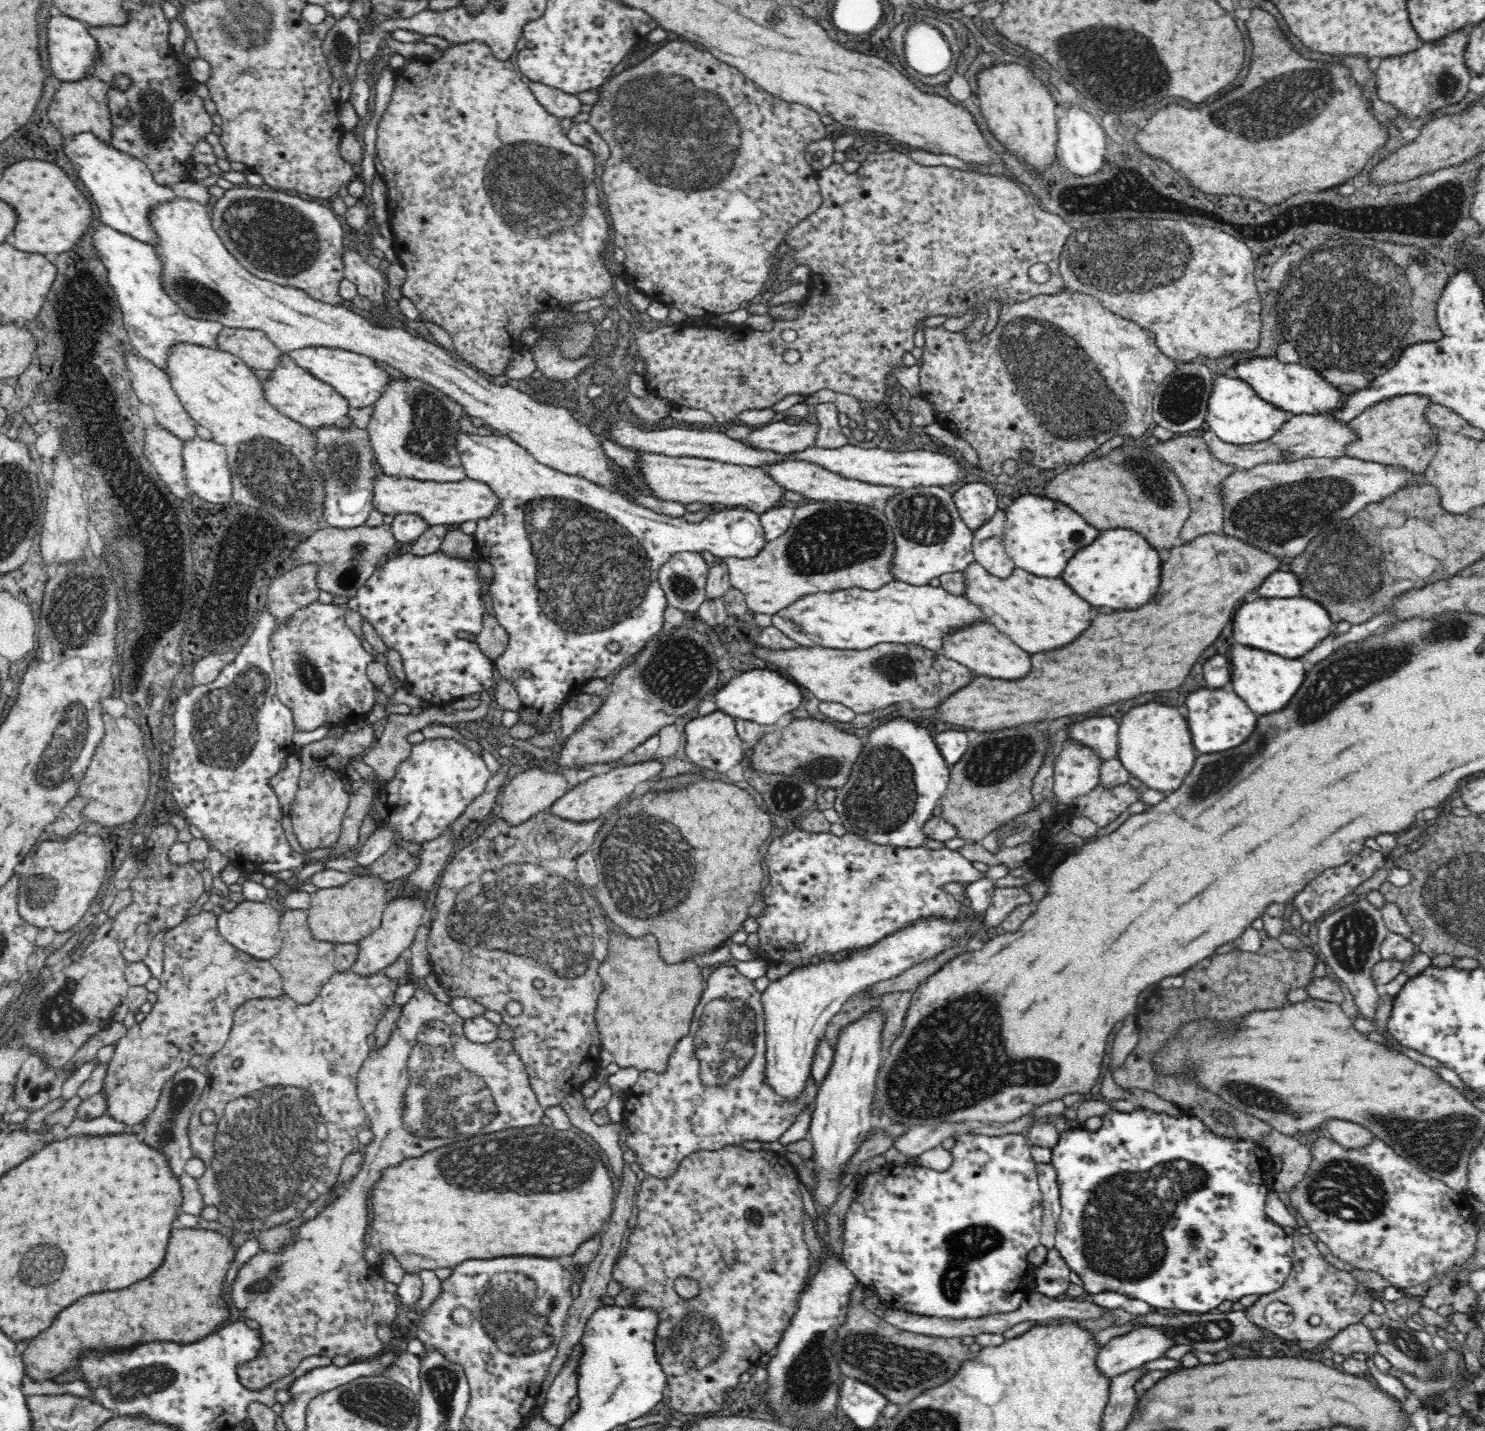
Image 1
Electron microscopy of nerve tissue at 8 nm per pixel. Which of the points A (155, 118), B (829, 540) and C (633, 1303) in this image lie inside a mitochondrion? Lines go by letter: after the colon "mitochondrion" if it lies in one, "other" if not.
A: mitochondrion
B: mitochondrion
C: other

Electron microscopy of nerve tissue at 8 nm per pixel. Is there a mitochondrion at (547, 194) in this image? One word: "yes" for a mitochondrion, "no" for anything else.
yes

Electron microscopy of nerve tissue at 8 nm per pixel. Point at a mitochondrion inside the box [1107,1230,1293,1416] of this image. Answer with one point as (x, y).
(1218, 1329)

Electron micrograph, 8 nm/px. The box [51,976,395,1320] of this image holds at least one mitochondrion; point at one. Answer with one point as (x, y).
(259, 1176)

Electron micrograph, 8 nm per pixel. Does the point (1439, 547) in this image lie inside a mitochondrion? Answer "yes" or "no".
no

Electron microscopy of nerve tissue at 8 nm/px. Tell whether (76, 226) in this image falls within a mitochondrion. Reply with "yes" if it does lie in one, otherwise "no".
no

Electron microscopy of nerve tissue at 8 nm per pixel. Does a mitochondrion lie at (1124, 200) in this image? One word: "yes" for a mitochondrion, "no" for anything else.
yes

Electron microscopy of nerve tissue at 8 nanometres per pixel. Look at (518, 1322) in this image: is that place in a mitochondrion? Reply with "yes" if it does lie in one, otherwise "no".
yes

